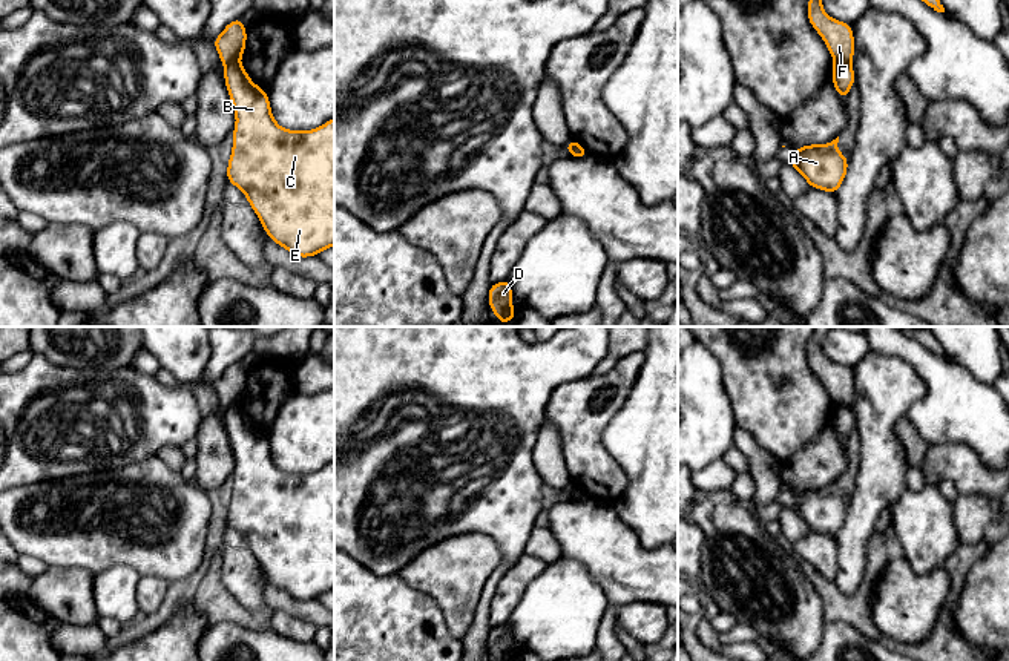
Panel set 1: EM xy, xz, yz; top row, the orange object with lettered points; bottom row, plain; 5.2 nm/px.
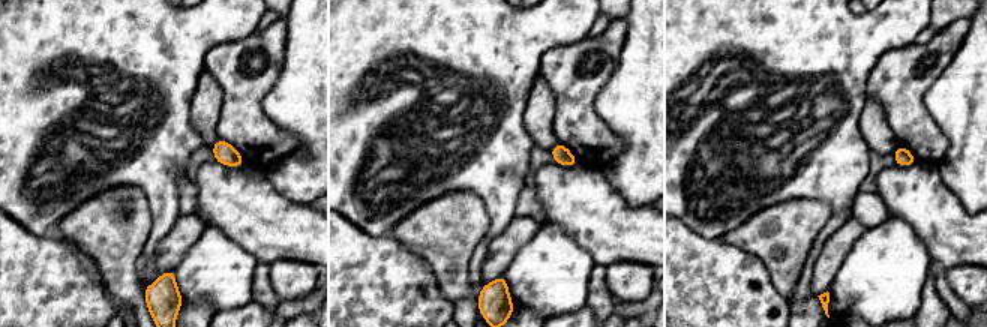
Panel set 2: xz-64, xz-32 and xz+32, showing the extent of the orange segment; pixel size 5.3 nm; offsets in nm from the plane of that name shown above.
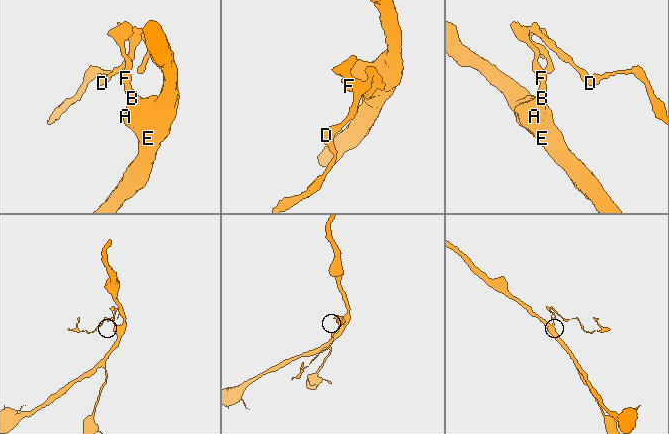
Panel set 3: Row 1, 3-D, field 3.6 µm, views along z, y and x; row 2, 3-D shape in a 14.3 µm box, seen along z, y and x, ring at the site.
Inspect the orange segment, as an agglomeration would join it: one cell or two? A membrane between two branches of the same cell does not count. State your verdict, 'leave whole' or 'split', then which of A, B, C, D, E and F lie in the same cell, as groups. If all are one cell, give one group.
split; A B C E / D F

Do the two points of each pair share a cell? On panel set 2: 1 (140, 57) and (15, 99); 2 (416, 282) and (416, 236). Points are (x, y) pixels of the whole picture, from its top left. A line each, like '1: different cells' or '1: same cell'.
1: same cell
2: different cells

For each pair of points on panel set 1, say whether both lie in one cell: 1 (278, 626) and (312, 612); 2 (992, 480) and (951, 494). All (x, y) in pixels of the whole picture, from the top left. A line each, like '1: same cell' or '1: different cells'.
1: different cells
2: different cells

